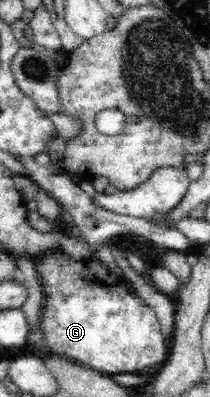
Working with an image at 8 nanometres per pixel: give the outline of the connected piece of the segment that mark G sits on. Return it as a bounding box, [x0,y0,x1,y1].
[35,251,167,374]

